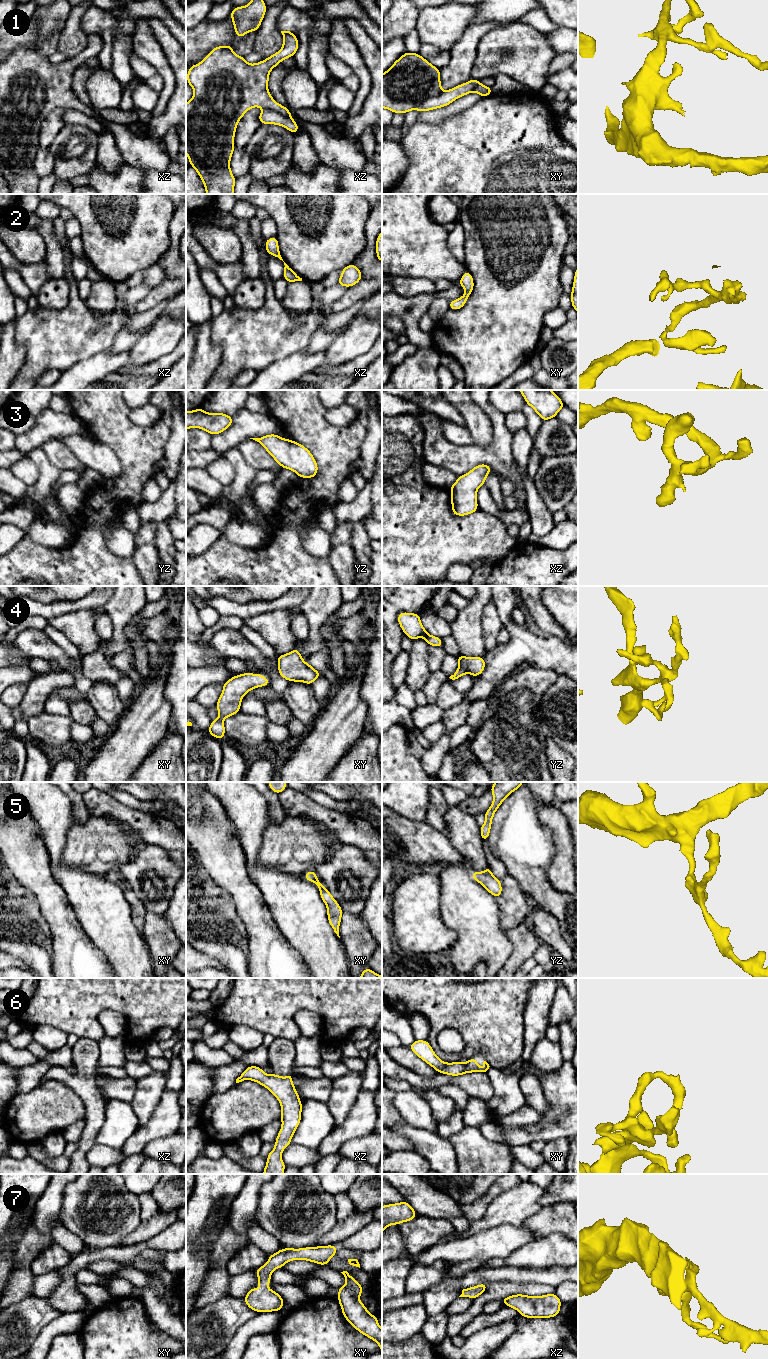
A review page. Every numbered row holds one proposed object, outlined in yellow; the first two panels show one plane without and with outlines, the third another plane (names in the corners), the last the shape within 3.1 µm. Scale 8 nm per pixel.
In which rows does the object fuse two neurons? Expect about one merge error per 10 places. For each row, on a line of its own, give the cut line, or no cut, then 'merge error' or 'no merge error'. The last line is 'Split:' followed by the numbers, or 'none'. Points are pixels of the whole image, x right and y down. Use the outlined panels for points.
1: xz (265, 108), (271, 108), (289, 117), (294, 122) | merge error
2: no cut | no merge error
3: no cut | no merge error
4: no cut | no merge error
5: no cut | no merge error
6: no cut | no merge error
7: no cut | no merge error
Split: 1

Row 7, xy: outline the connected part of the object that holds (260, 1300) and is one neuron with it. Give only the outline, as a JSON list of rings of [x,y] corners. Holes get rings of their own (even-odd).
[[[316,1246],[305,1248],[284,1248],[280,1249],[271,1256],[268,1262],[255,1269],[258,1276],[260,1289],[252,1287],[244,1297],[244,1302],[251,1309],[259,1312],[281,1311],[284,1305],[283,1298],[273,1289],[267,1289],[270,1284],[272,1272],[292,1260],[306,1260],[319,1265],[328,1265],[330,1259],[337,1253],[336,1246]]]

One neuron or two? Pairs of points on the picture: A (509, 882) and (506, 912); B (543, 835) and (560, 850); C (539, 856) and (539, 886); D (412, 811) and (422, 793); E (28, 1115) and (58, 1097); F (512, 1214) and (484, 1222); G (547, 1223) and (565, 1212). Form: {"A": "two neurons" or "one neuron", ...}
{"A": "one neuron", "B": "two neurons", "C": "one neuron", "D": "one neuron", "E": "one neuron", "F": "one neuron", "G": "one neuron"}

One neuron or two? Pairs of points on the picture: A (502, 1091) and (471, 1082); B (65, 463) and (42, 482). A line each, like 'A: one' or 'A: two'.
A: two
B: two

